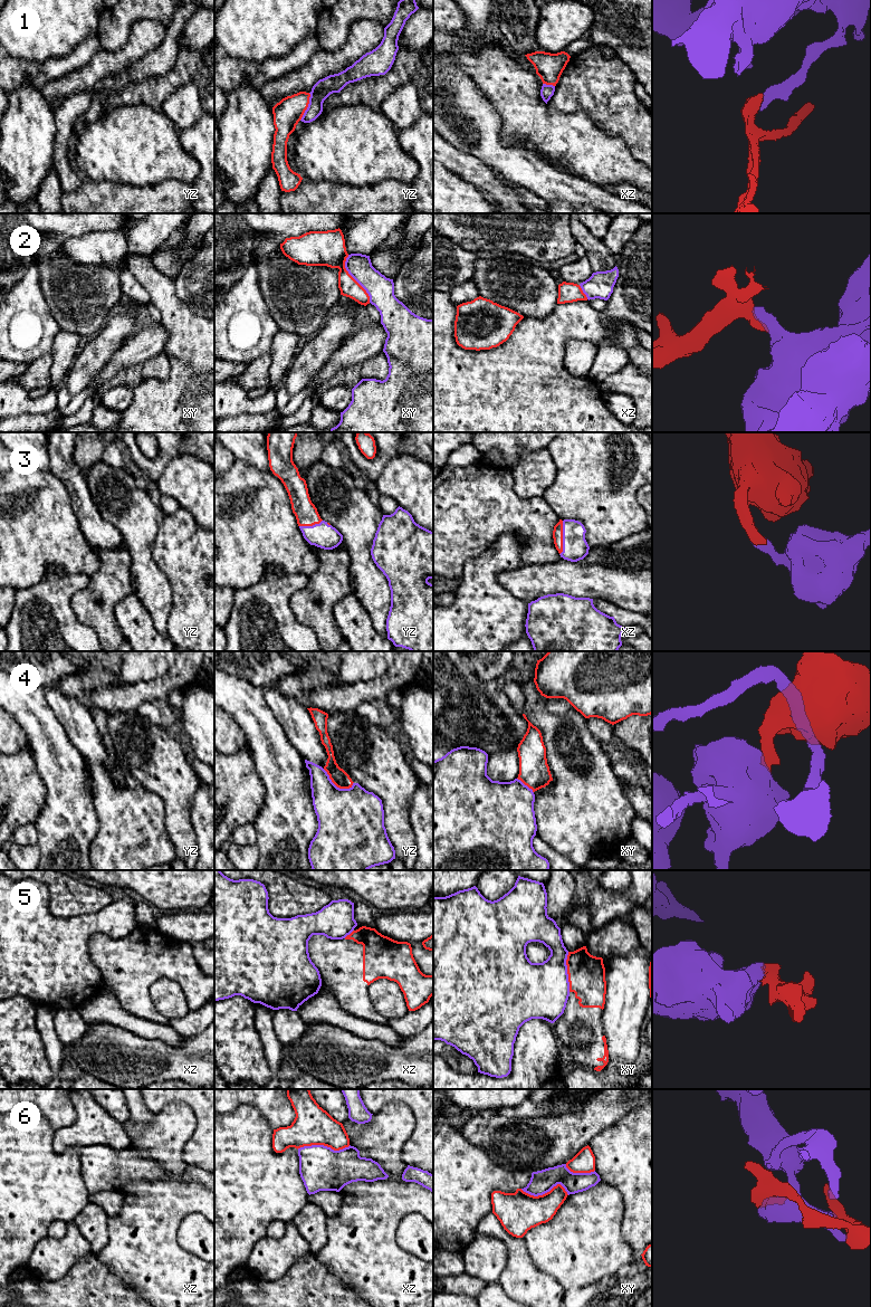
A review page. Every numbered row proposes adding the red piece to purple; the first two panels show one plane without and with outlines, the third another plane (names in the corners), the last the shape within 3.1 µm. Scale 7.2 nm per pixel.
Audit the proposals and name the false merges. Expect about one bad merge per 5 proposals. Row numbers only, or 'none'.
1, 2, 4, 5, 6

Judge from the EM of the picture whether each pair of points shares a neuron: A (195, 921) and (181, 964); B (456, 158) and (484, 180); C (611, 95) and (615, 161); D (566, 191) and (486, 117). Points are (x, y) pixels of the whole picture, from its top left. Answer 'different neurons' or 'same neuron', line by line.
A: different neurons
B: same neuron
C: different neurons
D: same neuron

